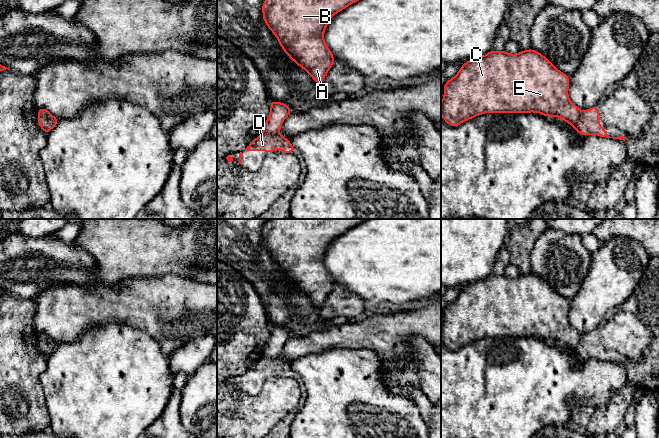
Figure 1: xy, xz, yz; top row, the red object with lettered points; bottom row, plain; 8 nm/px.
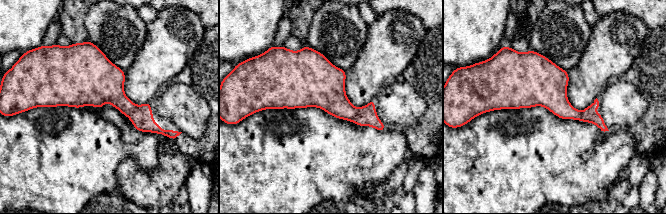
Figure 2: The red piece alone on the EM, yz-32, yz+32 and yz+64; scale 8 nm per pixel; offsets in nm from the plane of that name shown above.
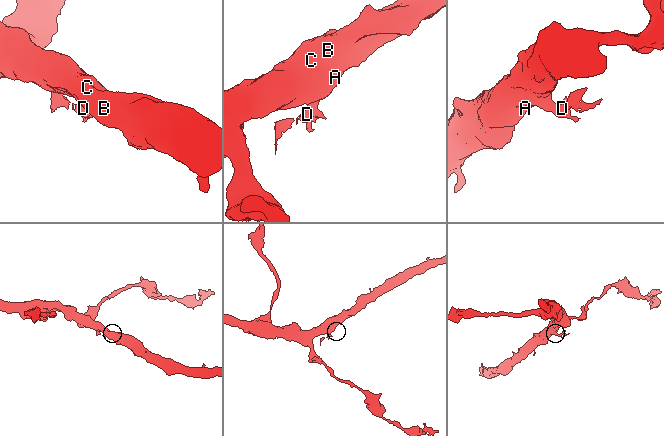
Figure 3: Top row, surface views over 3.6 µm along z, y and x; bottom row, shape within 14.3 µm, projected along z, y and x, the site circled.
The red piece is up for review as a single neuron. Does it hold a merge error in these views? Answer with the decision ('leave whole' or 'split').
split

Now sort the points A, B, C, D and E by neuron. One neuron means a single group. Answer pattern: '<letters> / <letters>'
A B C E / D

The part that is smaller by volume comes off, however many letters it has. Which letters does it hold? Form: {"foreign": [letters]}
{"foreign": ["D"]}

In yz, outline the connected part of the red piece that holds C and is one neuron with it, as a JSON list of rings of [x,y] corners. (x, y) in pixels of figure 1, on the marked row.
[[[528,49],[511,54],[489,51],[468,60],[457,74],[445,82],[441,116],[451,127],[484,113],[539,113],[559,117],[571,126],[576,124],[581,110],[569,99],[570,79],[540,52]]]

